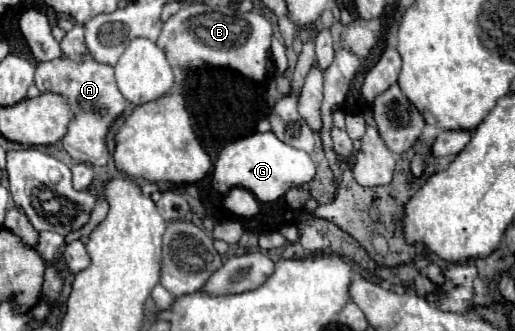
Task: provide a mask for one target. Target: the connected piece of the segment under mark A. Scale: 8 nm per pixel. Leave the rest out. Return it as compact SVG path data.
M90 54L84 56L82 64L76 64L72 60L50 60L50 62L40 62L36 66L36 76L34 84L38 86L40 92L56 92L68 98L70 108L74 110L74 120L68 126L66 136L62 138L64 150L78 162L86 162L92 166L104 166L110 158L106 150L106 132L110 124L124 112L126 100L116 88L114 82L114 68L106 64L98 64Z

